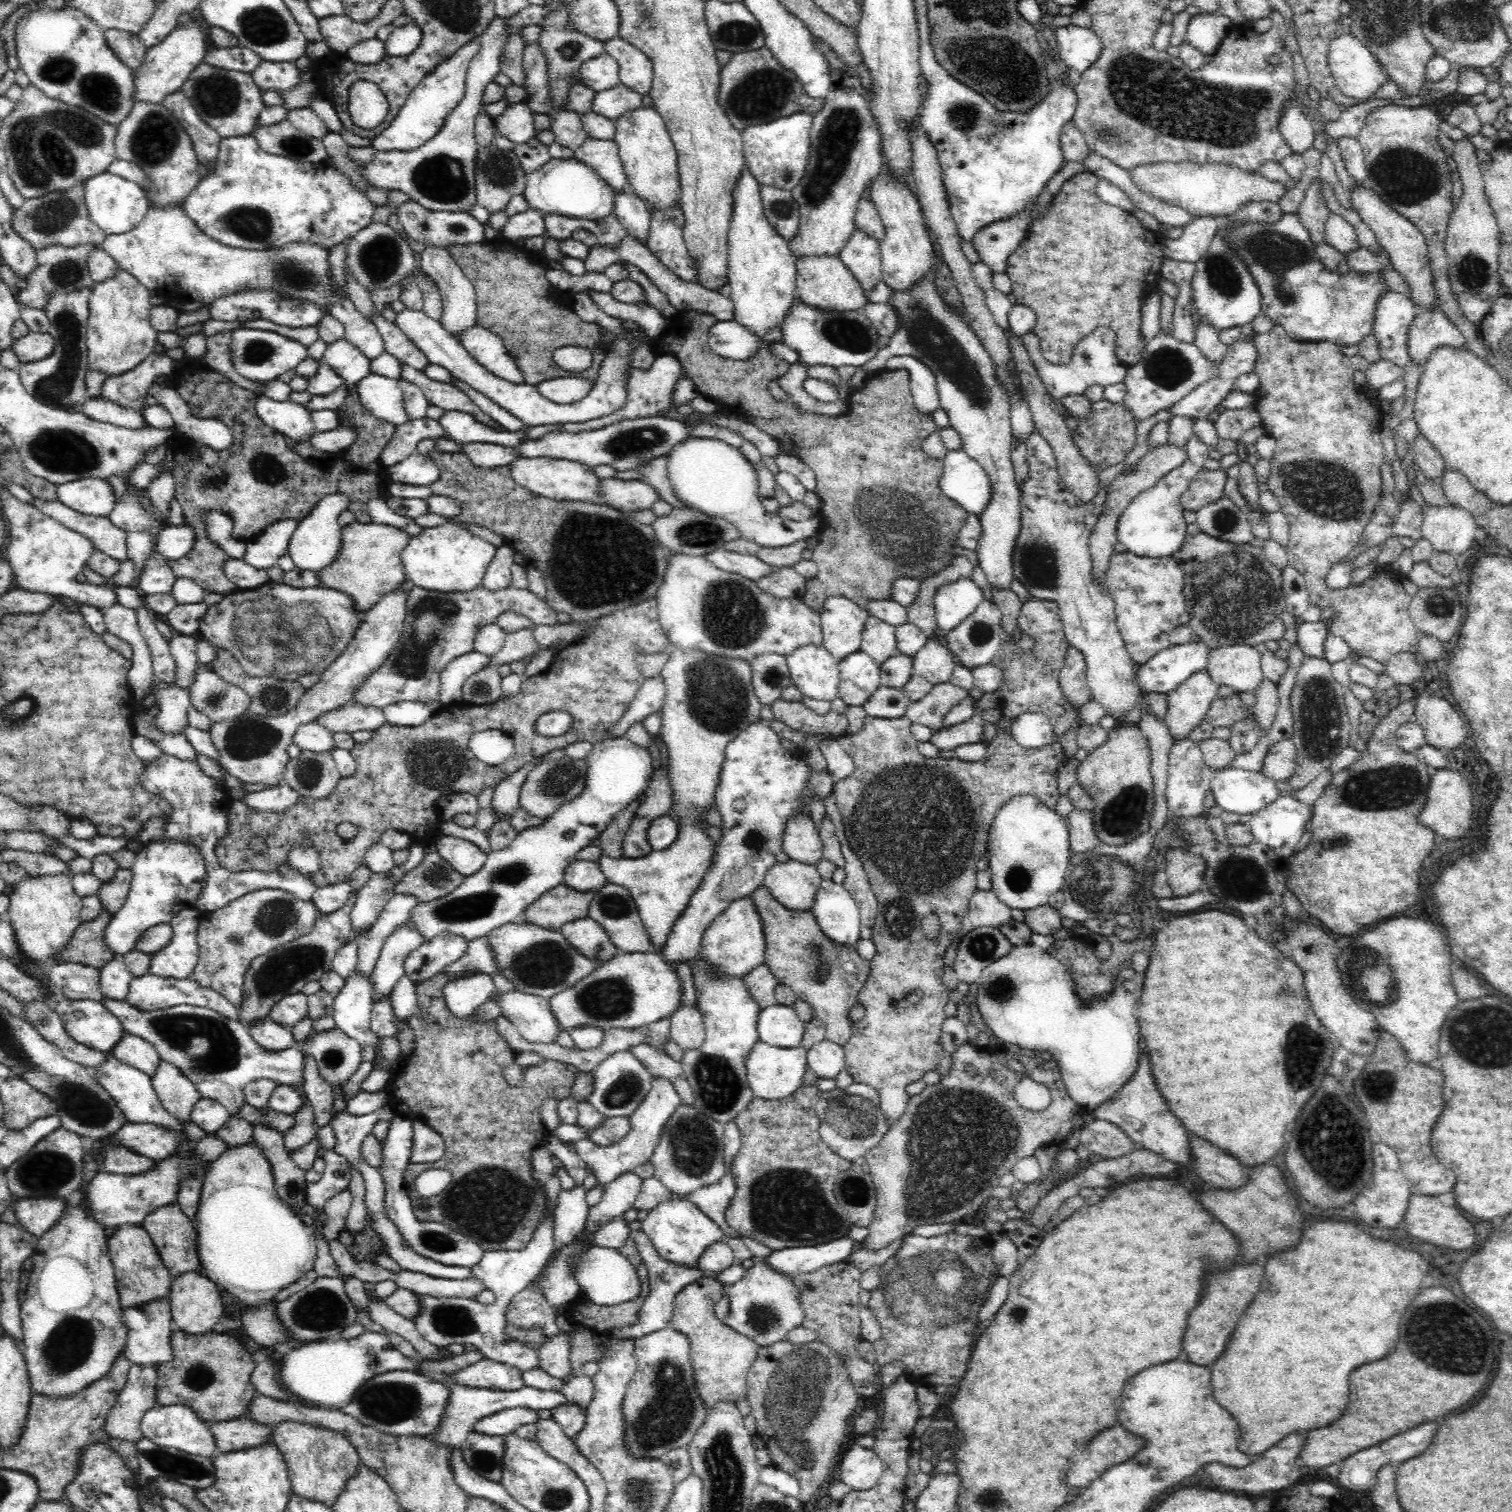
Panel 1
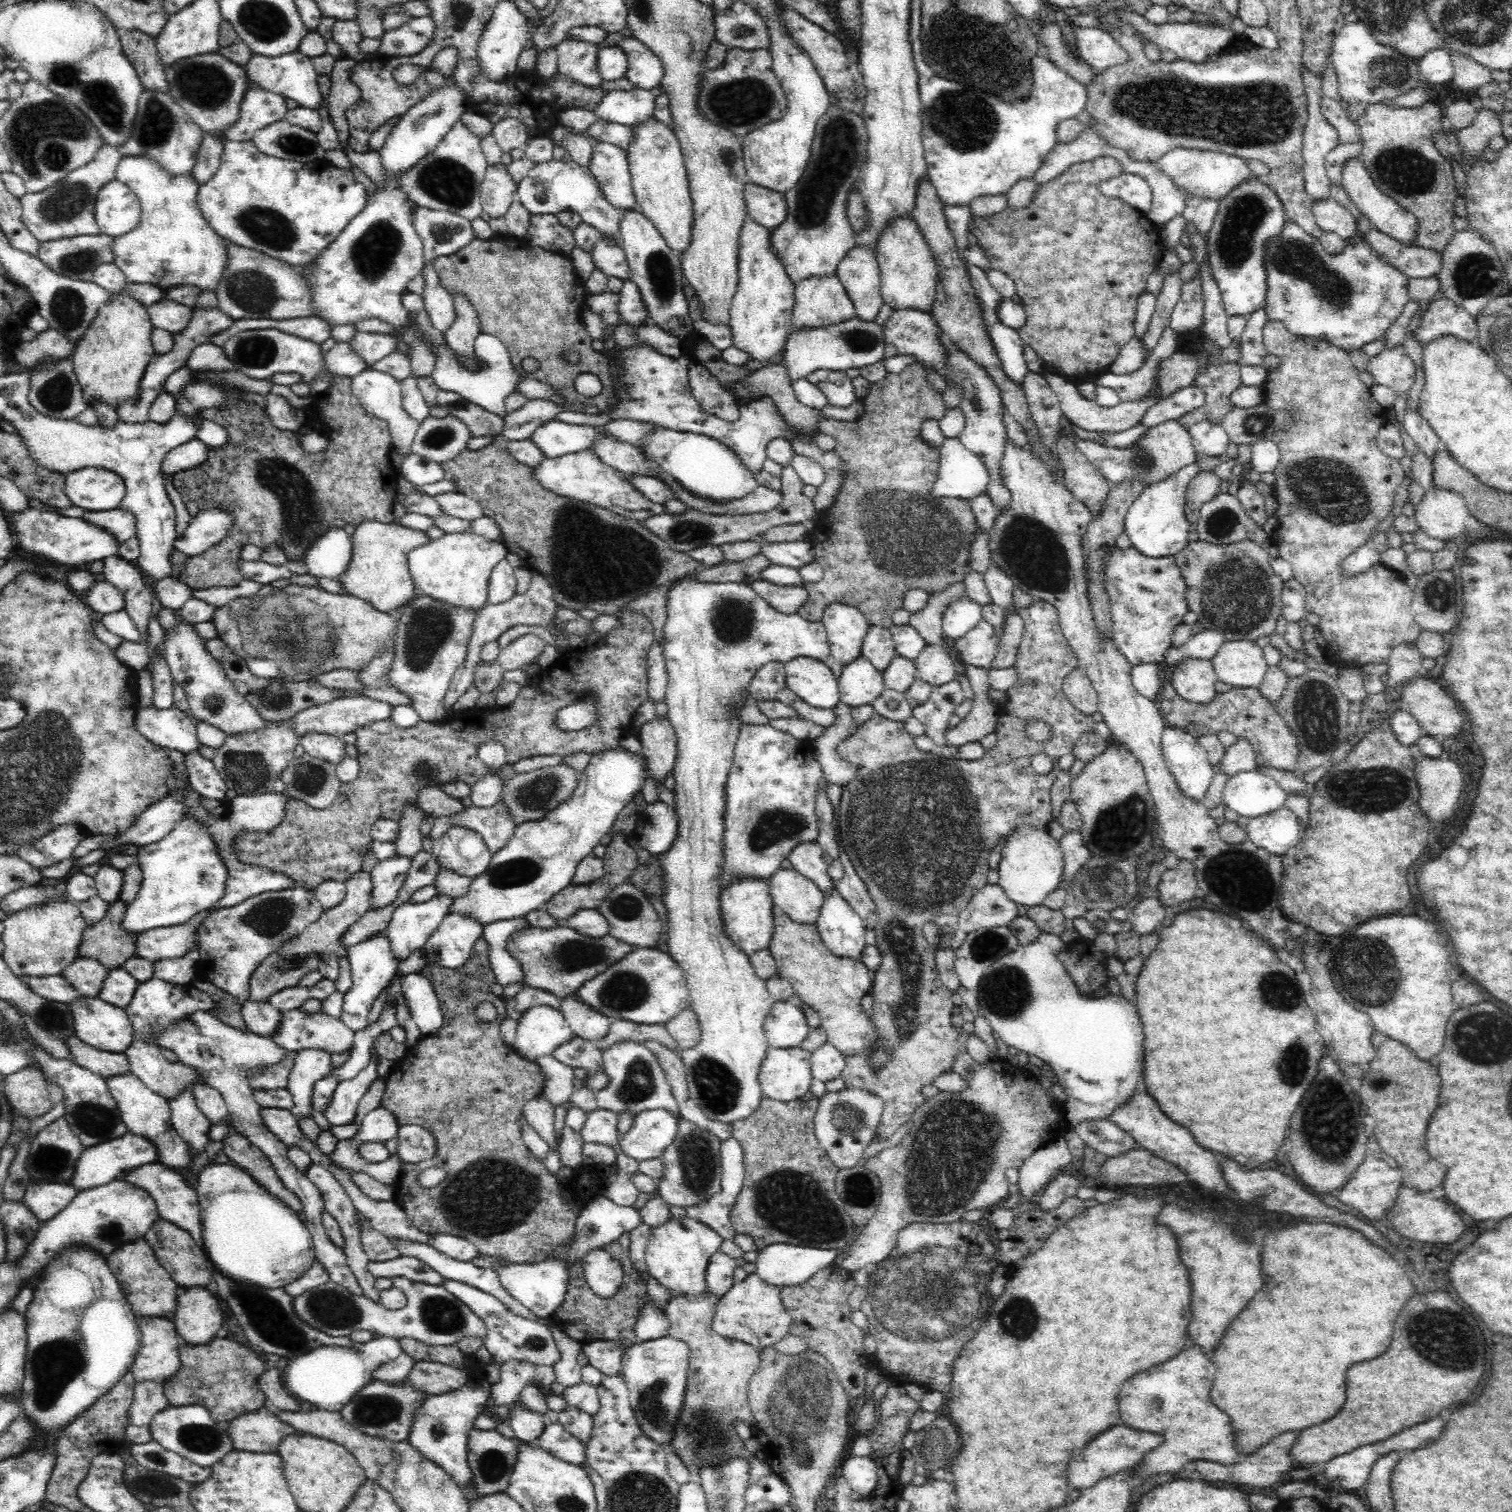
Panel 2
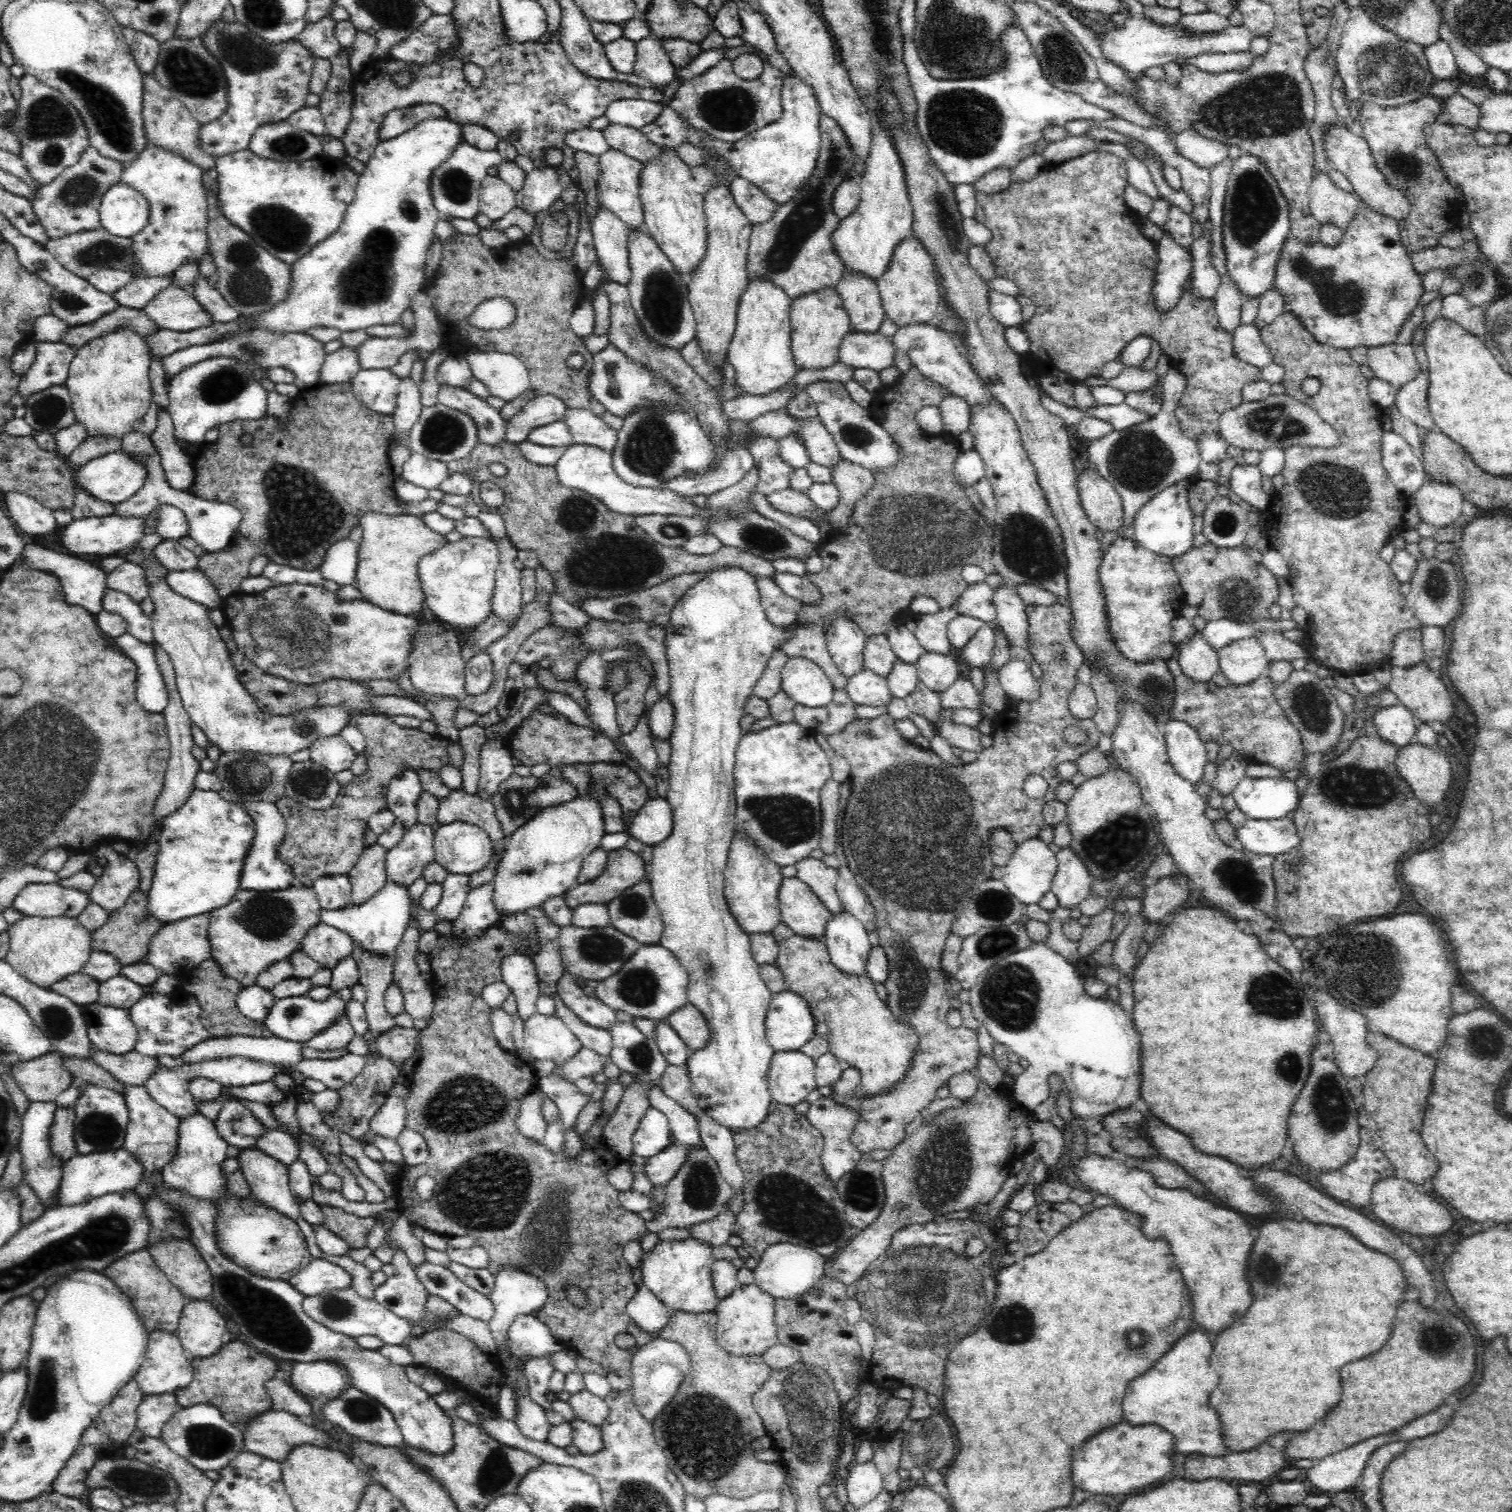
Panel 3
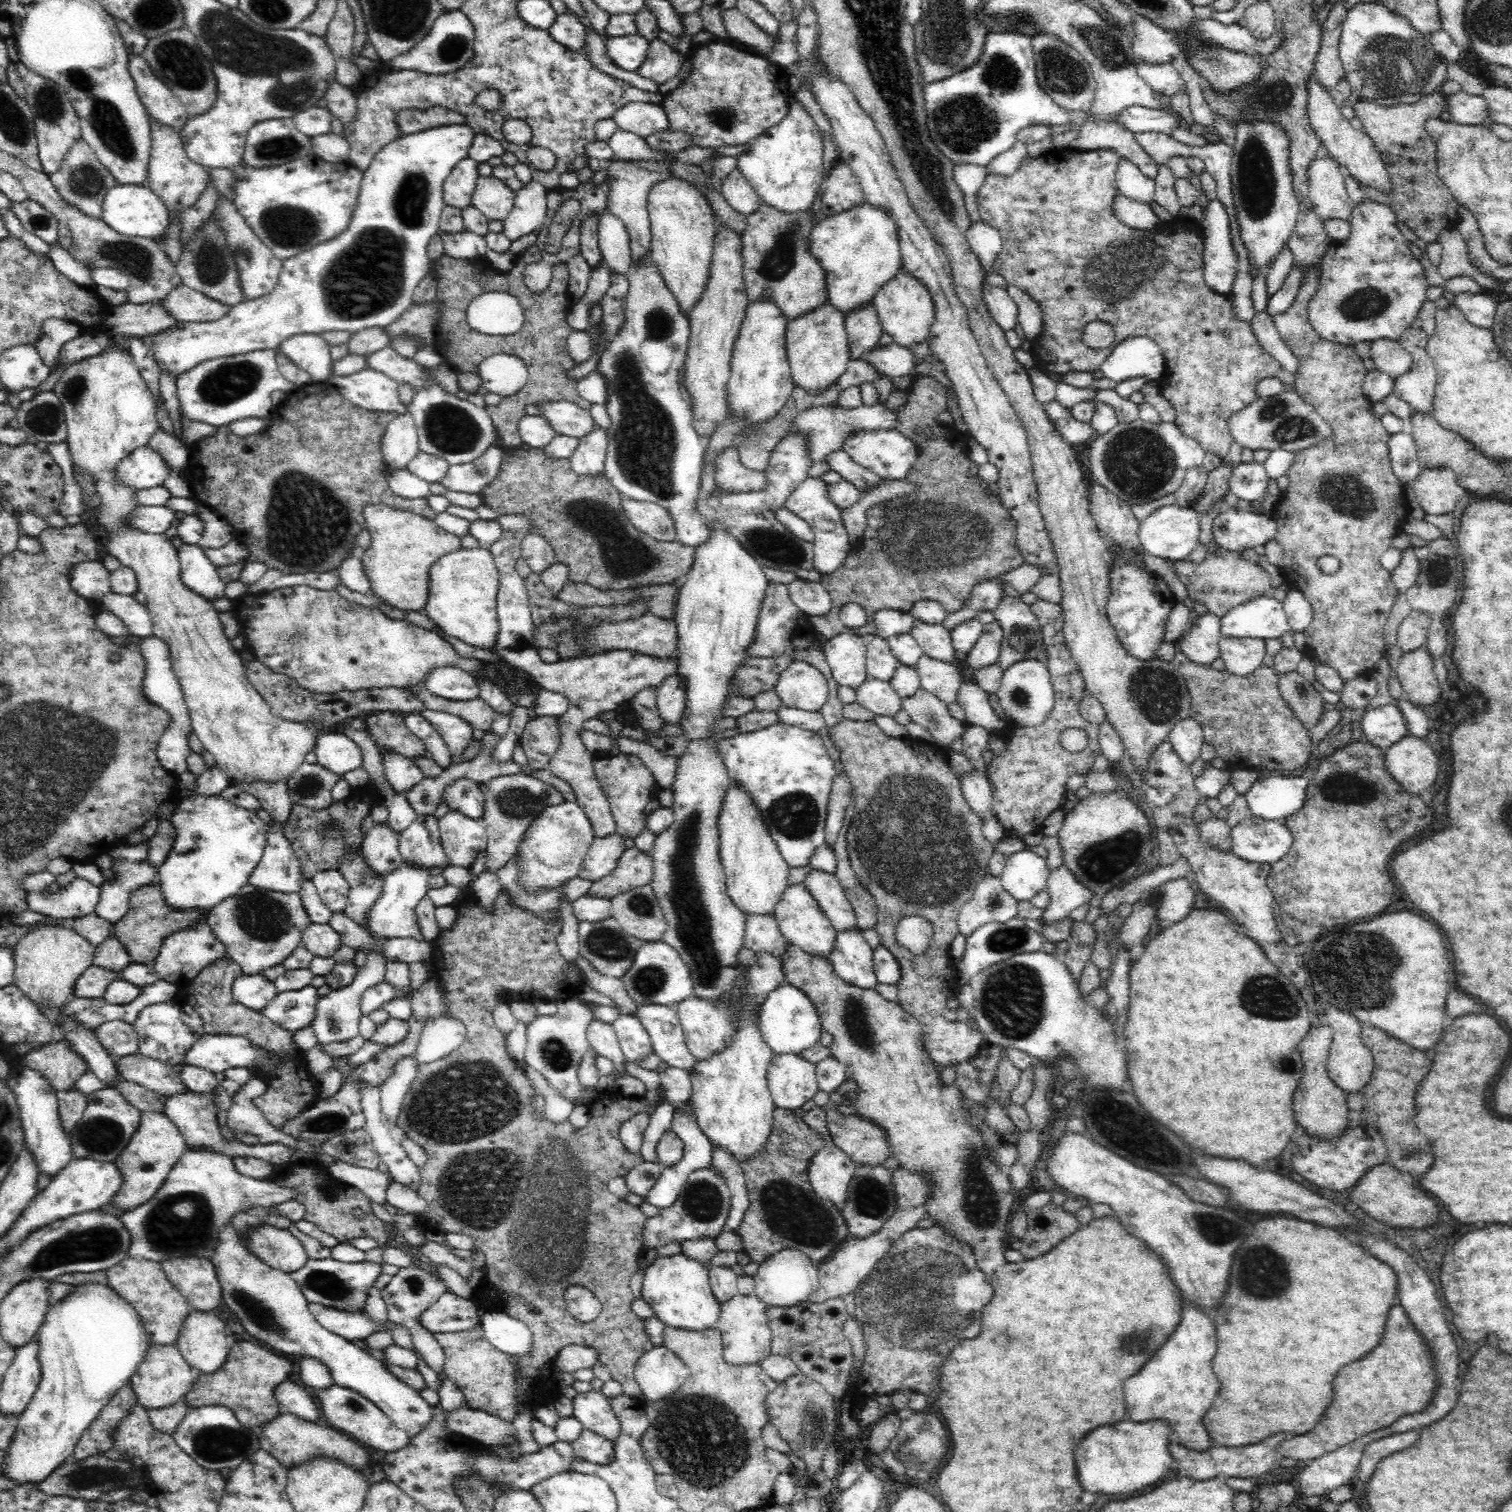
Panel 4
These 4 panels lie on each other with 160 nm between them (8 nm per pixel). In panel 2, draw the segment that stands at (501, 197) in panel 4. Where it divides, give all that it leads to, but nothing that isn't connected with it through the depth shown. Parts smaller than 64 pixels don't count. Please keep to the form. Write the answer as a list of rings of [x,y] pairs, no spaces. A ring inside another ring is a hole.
[[[504,164],[488,166],[481,182],[481,205],[490,218],[503,217],[508,212],[516,192],[517,184],[506,173]]]

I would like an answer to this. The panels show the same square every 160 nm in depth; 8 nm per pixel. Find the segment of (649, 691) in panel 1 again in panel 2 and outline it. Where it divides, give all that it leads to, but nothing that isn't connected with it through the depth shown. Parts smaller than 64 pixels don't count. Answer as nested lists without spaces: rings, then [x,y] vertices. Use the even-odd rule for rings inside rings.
[[[654,639],[652,644],[650,644],[647,659],[647,696],[654,700],[654,702],[660,702],[660,700],[665,700],[667,668],[665,665],[663,648],[661,647],[661,643],[658,640]]]

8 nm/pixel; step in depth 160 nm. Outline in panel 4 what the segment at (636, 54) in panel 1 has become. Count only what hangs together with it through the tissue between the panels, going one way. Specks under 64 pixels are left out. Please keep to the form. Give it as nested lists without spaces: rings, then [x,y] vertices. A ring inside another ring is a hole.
[[[658,38],[649,41],[646,60],[639,66],[637,73],[661,85],[672,80],[680,72],[687,57]]]

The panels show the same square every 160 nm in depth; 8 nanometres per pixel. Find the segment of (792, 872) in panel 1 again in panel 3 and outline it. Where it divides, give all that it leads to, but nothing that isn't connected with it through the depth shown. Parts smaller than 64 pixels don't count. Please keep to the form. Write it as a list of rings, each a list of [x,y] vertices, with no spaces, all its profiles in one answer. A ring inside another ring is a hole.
[[[797,876],[783,878],[779,886],[779,910],[781,911],[781,923],[788,926],[794,934],[802,935],[807,939],[817,939],[824,942],[826,924],[830,922],[831,913],[822,904],[822,901],[814,894],[810,887]]]

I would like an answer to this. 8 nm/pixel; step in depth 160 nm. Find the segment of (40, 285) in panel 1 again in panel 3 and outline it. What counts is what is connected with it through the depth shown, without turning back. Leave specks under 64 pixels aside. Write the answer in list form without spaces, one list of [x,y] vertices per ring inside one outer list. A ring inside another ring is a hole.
[[[101,226],[94,230],[83,230],[62,238],[50,239],[45,247],[66,270],[78,275],[80,278],[87,279],[97,270],[104,268],[113,268],[131,273],[131,243],[131,238],[114,236]]]

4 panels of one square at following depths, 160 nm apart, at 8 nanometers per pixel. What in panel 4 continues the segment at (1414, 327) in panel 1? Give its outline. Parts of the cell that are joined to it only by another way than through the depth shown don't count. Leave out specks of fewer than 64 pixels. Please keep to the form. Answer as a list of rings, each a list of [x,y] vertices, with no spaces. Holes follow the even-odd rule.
[[[1489,291],[1481,294],[1463,293],[1456,295],[1454,307],[1460,309],[1470,325],[1491,329],[1494,324],[1498,302],[1490,295]]]

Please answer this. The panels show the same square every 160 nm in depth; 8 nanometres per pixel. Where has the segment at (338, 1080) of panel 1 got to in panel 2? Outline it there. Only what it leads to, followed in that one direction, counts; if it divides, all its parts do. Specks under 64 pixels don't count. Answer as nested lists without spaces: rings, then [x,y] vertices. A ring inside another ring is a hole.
[[[294,1008],[280,1012],[281,1024],[278,1025],[276,1032],[270,1039],[277,1043],[279,1047],[284,1050],[297,1050],[301,1049],[322,1049],[327,1050],[332,1054],[339,1054],[338,1052],[348,1052],[354,1042],[354,1032],[351,1032],[342,1020],[336,1020],[327,1012],[318,1011],[309,1013],[302,1008]]]

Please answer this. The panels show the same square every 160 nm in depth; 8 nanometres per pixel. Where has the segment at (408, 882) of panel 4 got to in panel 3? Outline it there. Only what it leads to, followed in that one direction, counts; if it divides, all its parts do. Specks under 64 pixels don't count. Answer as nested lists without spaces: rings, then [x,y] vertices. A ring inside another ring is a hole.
[[[387,880],[380,890],[361,905],[348,905],[341,910],[321,908],[321,922],[350,935],[353,940],[372,954],[388,956],[392,954],[408,926],[412,923],[412,900],[408,886]]]

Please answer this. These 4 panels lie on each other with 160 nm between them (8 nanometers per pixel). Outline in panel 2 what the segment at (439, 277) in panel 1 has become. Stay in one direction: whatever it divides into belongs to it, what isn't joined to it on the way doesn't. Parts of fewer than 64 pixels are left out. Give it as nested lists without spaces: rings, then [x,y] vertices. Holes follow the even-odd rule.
[[[453,296],[456,322],[446,330],[445,337],[448,347],[453,350],[458,359],[467,358],[479,366],[479,370],[488,370],[488,363],[478,359],[475,353],[475,339],[481,334],[480,321],[474,308],[463,296]]]

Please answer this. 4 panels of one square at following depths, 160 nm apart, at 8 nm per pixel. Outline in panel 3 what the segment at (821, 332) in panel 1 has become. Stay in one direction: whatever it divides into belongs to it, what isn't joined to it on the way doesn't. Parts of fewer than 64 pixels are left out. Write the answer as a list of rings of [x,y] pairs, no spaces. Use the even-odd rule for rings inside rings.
[[[851,332],[839,347],[839,362],[874,372],[895,368],[896,347],[878,332]],[[787,383],[779,391],[763,397],[738,394],[732,400],[721,403],[722,414],[726,422],[740,421],[748,424],[767,412],[784,408],[792,394],[792,383]]]

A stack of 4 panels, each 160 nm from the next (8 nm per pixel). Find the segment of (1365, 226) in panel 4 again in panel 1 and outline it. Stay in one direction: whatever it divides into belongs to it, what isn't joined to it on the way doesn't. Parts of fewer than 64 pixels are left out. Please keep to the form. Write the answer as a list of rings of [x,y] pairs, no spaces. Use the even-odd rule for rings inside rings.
[[[1283,213],[1275,223],[1232,223],[1224,232],[1227,244],[1242,259],[1260,289],[1261,314],[1271,318],[1274,325],[1282,326],[1290,339],[1295,342],[1326,341],[1343,347],[1358,344],[1373,332],[1378,302],[1386,296],[1386,291],[1390,291],[1381,271],[1358,272],[1348,268],[1347,272],[1340,273],[1338,269],[1326,270],[1318,258],[1316,244],[1297,214]]]

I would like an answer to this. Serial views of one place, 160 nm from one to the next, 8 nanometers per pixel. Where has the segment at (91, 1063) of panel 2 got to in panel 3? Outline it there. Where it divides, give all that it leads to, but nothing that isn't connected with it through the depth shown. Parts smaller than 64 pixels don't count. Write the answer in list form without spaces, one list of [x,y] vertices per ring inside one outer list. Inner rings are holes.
[[[98,1049],[91,1052],[95,1065],[107,1070],[112,1077],[126,1085],[145,1088],[147,1079],[160,1067],[158,1059],[140,1055],[135,1050],[122,1055],[109,1054]]]

